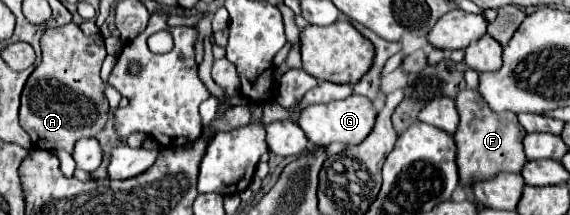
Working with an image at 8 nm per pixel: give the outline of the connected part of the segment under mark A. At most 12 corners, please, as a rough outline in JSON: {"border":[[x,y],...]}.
{"border":[[102,34],[40,38],[20,126],[38,148],[96,136],[110,112]]}

